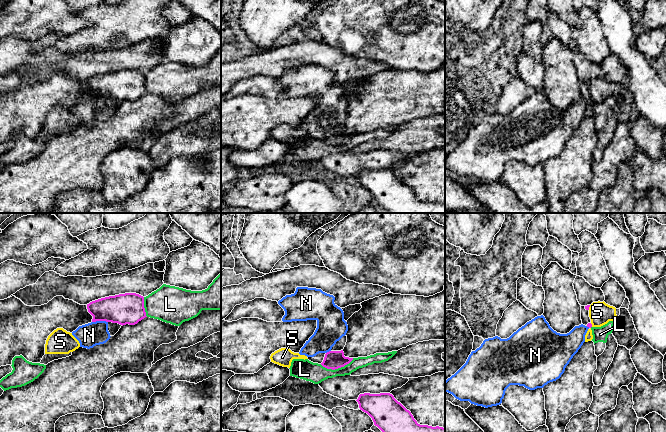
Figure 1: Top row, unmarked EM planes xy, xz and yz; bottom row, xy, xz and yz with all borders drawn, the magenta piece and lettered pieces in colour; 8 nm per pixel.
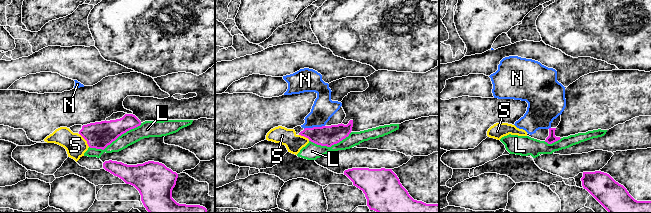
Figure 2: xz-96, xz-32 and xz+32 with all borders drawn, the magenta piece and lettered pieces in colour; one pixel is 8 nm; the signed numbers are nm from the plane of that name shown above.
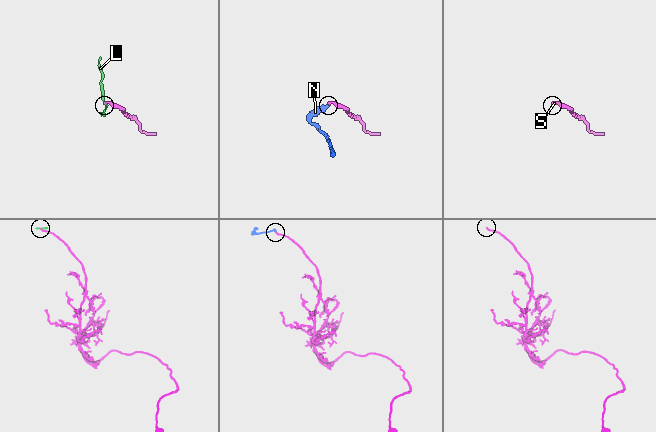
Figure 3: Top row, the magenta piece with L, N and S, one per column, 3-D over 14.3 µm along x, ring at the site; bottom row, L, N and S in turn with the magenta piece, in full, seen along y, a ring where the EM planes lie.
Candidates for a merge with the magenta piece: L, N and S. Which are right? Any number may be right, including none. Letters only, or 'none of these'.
N

